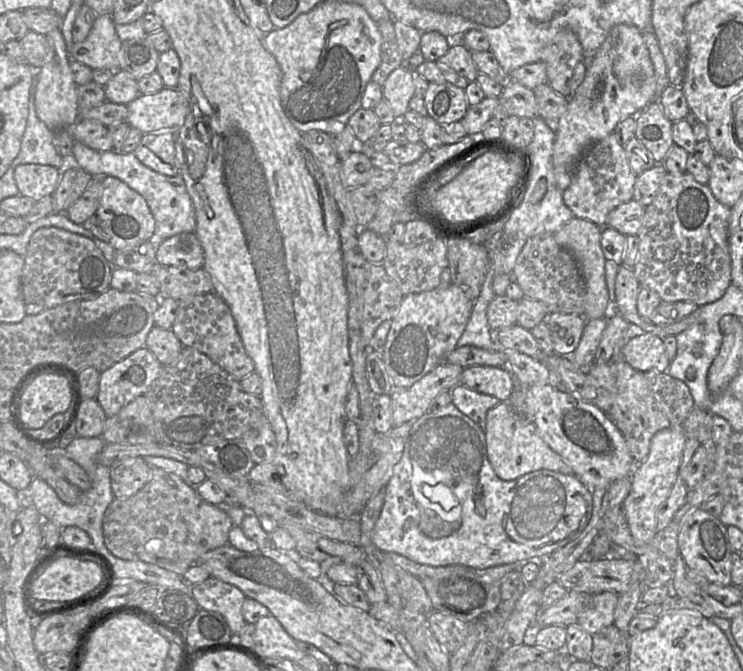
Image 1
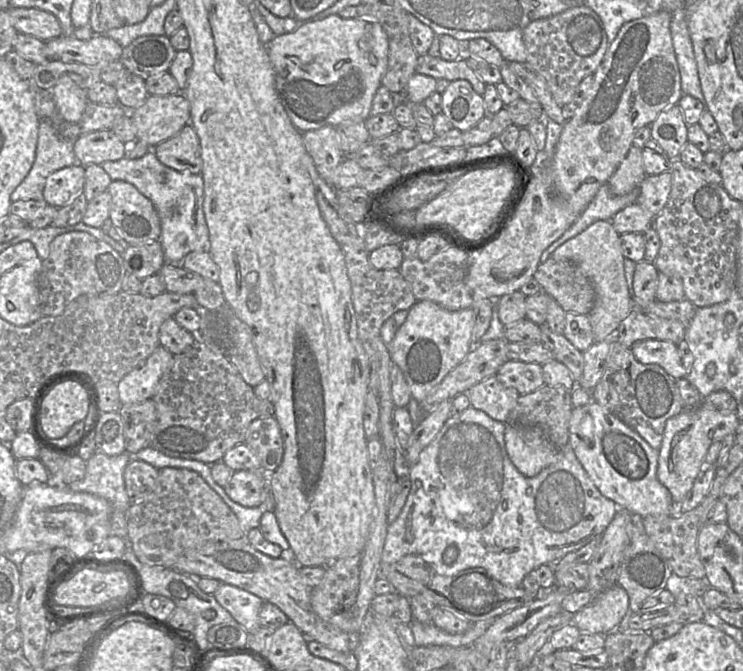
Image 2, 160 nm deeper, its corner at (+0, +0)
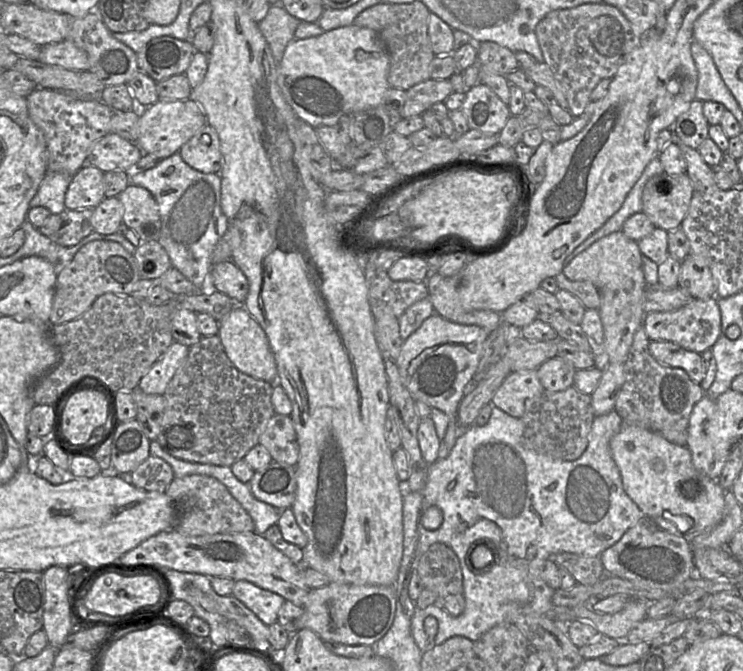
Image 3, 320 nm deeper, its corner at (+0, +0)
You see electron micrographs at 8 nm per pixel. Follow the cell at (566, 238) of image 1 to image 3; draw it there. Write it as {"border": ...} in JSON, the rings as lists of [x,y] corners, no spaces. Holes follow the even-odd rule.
{"border":[[[622,231],[613,232],[589,246],[569,261],[562,274],[571,280],[589,281],[601,294],[599,313],[604,330],[600,353],[607,363],[624,364],[633,343],[634,335],[642,326],[644,291],[647,286],[642,268],[642,253],[637,244]]]}

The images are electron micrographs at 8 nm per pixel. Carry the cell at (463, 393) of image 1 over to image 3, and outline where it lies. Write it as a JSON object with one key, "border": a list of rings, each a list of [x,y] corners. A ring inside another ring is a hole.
{"border":[[[521,370],[510,373],[504,379],[490,404],[512,417],[521,418],[544,392],[536,370]]]}

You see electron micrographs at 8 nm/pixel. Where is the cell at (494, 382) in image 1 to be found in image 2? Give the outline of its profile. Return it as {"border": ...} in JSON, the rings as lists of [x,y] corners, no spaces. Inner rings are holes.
{"border":[[[507,361],[495,377],[508,387],[515,388],[520,395],[532,393],[545,386],[542,365],[521,361]]]}

